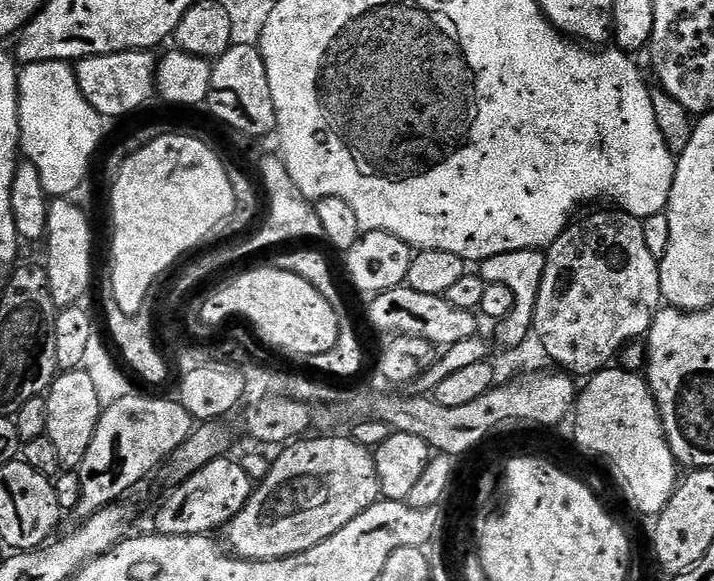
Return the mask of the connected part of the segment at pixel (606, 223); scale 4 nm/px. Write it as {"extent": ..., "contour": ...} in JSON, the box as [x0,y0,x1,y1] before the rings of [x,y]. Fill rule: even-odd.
{"extent":[532,210,662,378],"contour":[[[608,210],[612,212],[596,212],[593,216],[588,216],[585,220],[577,219],[569,223],[564,233],[546,249],[546,270],[542,274],[542,286],[538,286],[538,302],[534,310],[532,326],[535,339],[540,339],[540,344],[544,347],[544,352],[553,360],[557,369],[563,370],[573,377],[591,378],[597,372],[603,372],[605,368],[613,363],[612,360],[619,354],[620,348],[627,346],[631,340],[647,337],[648,331],[652,329],[652,323],[657,312],[662,307],[662,297],[660,294],[660,262],[650,254],[650,249],[646,247],[646,238],[642,238],[642,226],[644,222],[637,216],[631,216],[619,210]]]}

